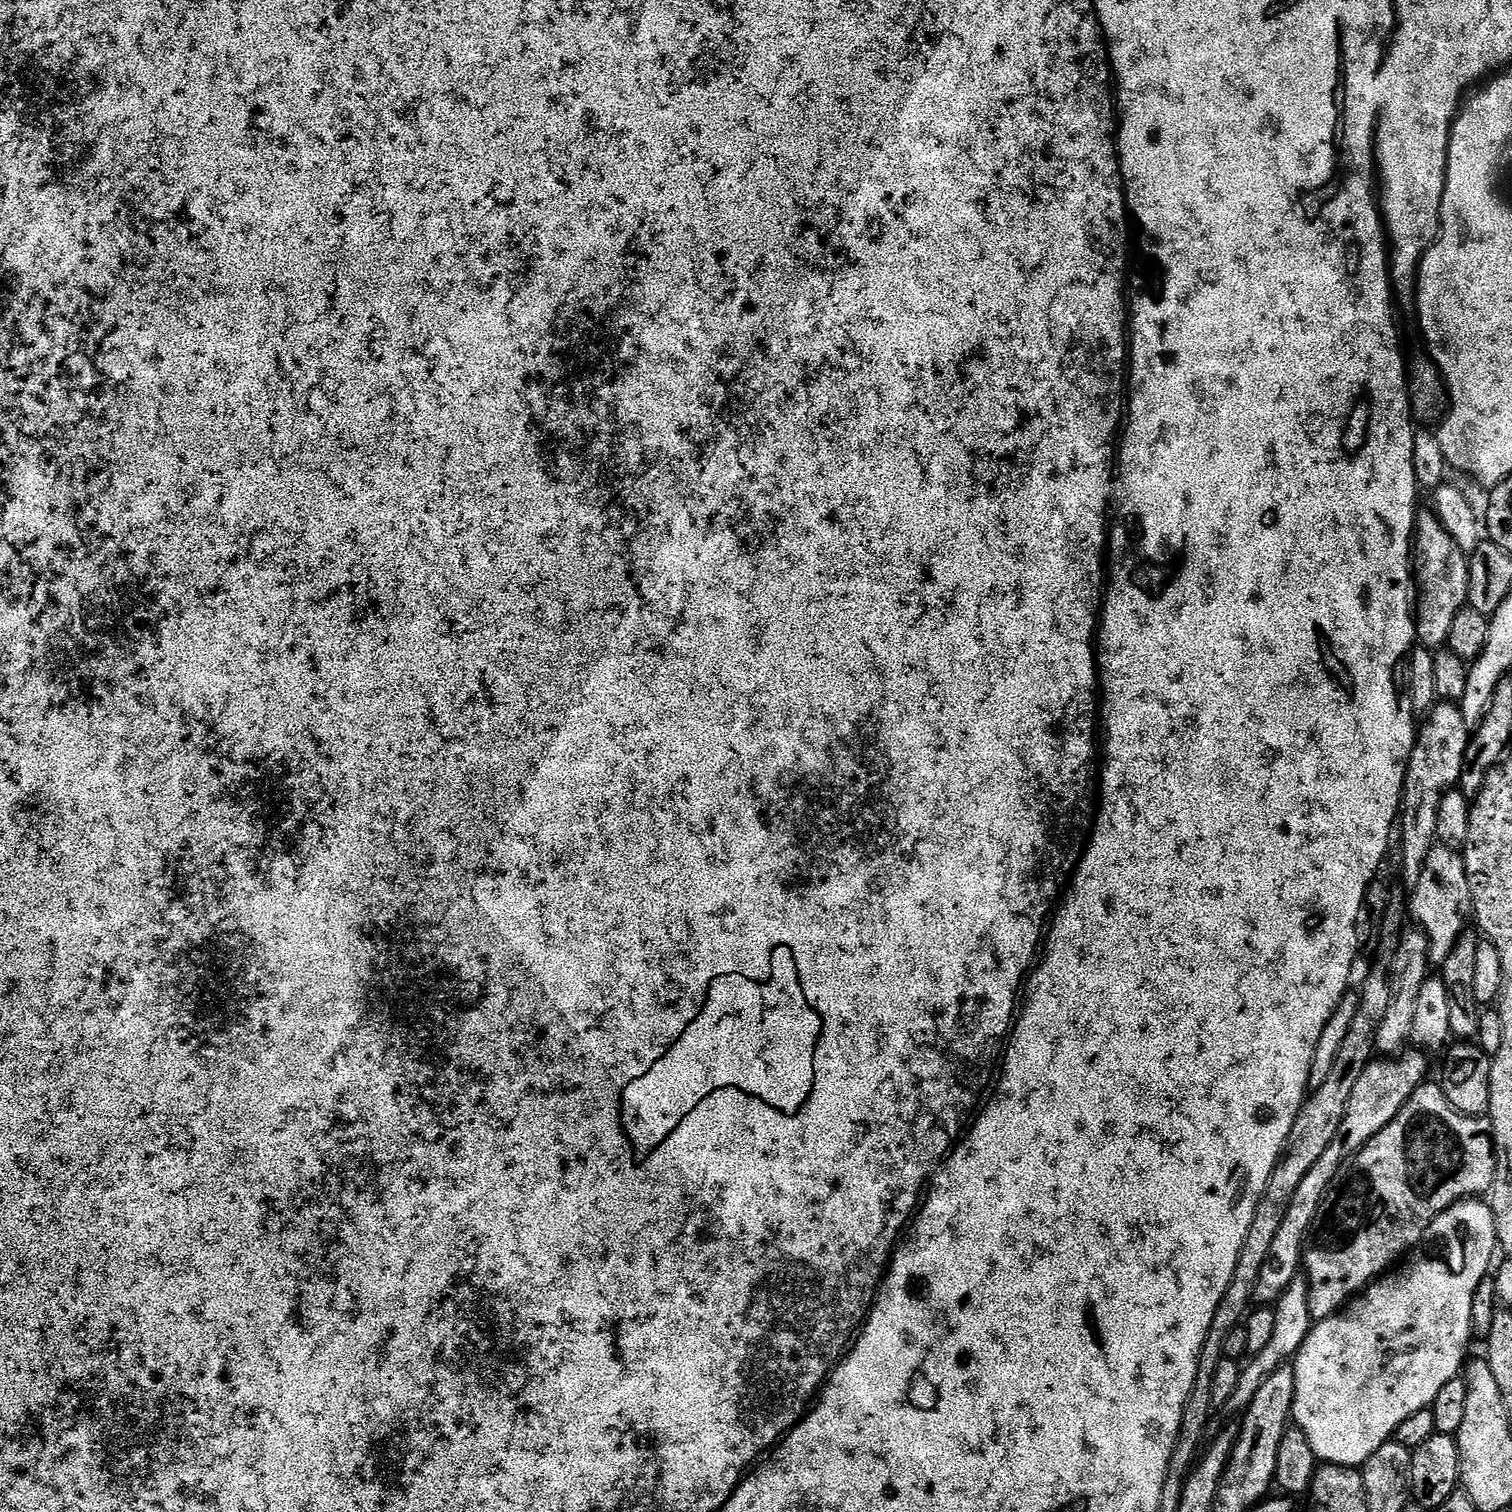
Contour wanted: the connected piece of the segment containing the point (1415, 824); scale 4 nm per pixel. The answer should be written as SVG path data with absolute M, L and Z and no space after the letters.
M1437 703L1427 713L1424 721L1424 725L1419 725L1416 744L1412 747L1412 756L1408 760L1408 769L1404 775L1402 811L1398 817L1400 860L1404 863L1404 876L1408 882L1415 882L1420 877L1426 854L1437 839L1437 810L1445 792L1455 789L1460 783L1464 755L1470 739L1470 728L1455 703Z

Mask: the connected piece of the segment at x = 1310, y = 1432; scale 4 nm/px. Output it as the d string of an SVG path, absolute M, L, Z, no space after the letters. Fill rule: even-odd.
M1473 1198L1459 1200L1454 1206L1450 1206L1438 1218L1430 1222L1430 1226L1424 1231L1424 1241L1418 1250L1413 1251L1407 1257L1405 1266L1401 1272L1389 1271L1387 1274L1375 1279L1359 1296L1348 1301L1340 1311L1330 1318L1317 1320L1308 1331L1306 1342L1296 1352L1292 1373L1294 1374L1294 1402L1292 1403L1291 1419L1295 1427L1302 1429L1310 1446L1314 1450L1317 1461L1325 1464L1341 1464L1344 1468L1362 1466L1378 1450L1378 1446L1389 1443L1395 1437L1398 1426L1410 1418L1410 1414L1418 1414L1418 1410L1431 1408L1434 1398L1438 1398L1438 1390L1446 1386L1446 1382L1457 1379L1461 1375L1469 1355L1468 1343L1474 1340L1472 1334L1472 1307L1474 1306L1474 1294L1478 1286L1489 1275L1488 1267L1492 1264L1492 1255L1498 1252L1496 1243L1496 1231L1493 1228L1492 1208L1483 1199Z

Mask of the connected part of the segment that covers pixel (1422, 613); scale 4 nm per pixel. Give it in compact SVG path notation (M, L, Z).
M1432 510L1421 511L1416 517L1414 533L1414 584L1418 595L1414 600L1414 623L1416 625L1416 640L1423 647L1440 650L1448 643L1450 628L1455 615L1464 609L1468 603L1468 556L1458 547L1446 527L1436 517Z

